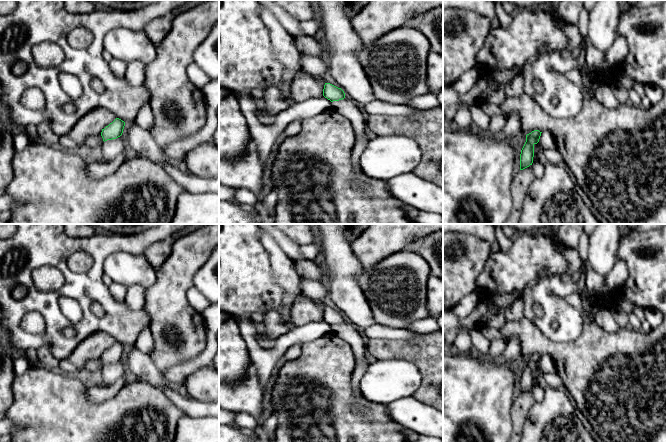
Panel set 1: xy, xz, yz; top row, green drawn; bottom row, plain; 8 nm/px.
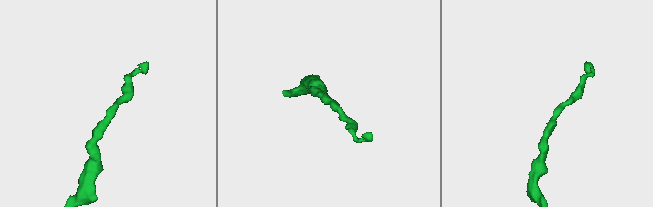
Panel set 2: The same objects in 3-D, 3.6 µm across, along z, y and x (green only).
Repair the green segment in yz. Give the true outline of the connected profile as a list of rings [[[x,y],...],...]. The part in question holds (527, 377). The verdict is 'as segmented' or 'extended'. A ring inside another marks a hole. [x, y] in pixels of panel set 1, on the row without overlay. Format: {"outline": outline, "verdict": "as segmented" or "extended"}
{"outline": [[[534,354],[526,359],[526,366],[520,378],[520,394],[523,394],[533,387],[534,369],[539,366],[541,357],[539,354]]], "verdict": "as segmented"}

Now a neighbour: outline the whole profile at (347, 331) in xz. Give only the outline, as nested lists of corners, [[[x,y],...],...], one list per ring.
[[[347,321],[339,325],[331,326],[331,331],[346,341],[355,354],[358,363],[352,374],[352,389],[355,398],[362,399],[363,396],[360,391],[359,383],[370,364],[370,362],[366,361],[367,349],[364,335],[360,334],[355,326]]]

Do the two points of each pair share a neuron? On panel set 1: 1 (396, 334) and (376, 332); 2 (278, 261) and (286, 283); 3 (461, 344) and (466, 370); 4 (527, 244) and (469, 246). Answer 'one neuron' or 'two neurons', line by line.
1: one neuron
2: one neuron
3: two neurons
4: two neurons

